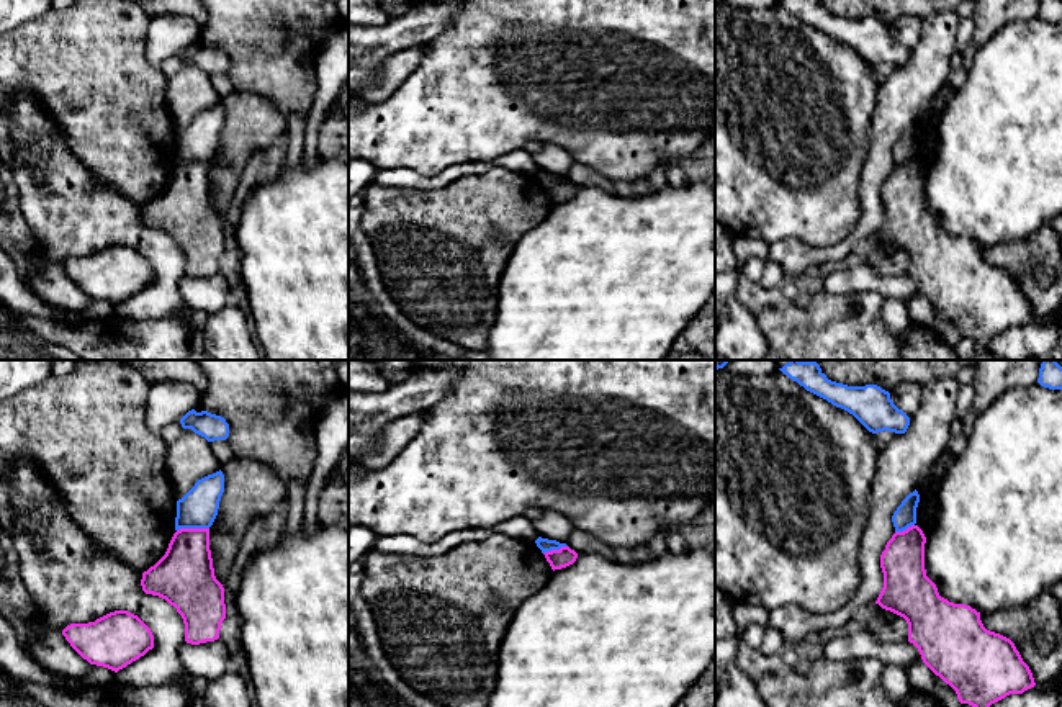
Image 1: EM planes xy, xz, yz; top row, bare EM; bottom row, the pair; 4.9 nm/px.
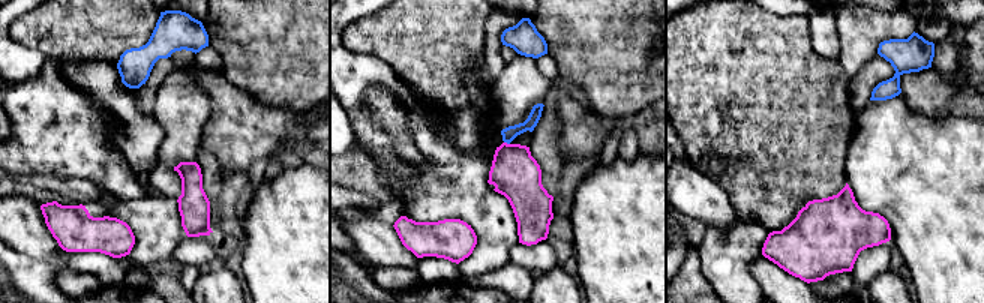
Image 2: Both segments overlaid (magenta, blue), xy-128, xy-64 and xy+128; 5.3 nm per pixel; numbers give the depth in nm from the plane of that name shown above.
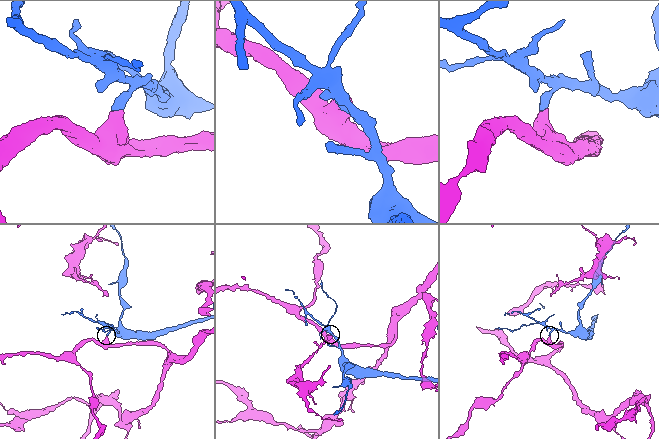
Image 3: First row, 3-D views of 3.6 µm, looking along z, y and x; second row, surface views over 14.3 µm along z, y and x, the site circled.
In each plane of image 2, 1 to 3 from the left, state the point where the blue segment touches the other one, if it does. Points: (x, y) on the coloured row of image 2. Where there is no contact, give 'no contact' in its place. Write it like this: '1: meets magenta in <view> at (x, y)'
1: no contact
2: meets magenta in xy-64 at (506, 143)
3: no contact

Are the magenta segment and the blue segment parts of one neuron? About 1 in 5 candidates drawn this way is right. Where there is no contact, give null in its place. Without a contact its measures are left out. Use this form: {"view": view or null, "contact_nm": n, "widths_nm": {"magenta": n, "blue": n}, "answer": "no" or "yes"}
{"view": "xy", "contact_nm": 160, "widths_nm": {"magenta": 300, "blue": 190}, "answer": "no"}

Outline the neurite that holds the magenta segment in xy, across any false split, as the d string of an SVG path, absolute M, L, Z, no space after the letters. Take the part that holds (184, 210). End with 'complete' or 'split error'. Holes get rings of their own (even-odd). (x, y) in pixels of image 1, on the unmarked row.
M180 162L165 188L141 213L146 227L159 229L177 242L185 257L185 275L200 278L219 272L226 252L224 221L214 209L209 183L209 162Z; complete

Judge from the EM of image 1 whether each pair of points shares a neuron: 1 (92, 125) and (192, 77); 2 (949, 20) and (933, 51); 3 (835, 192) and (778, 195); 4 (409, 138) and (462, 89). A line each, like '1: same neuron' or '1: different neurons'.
1: different neurons
2: same neuron
3: same neuron
4: same neuron

